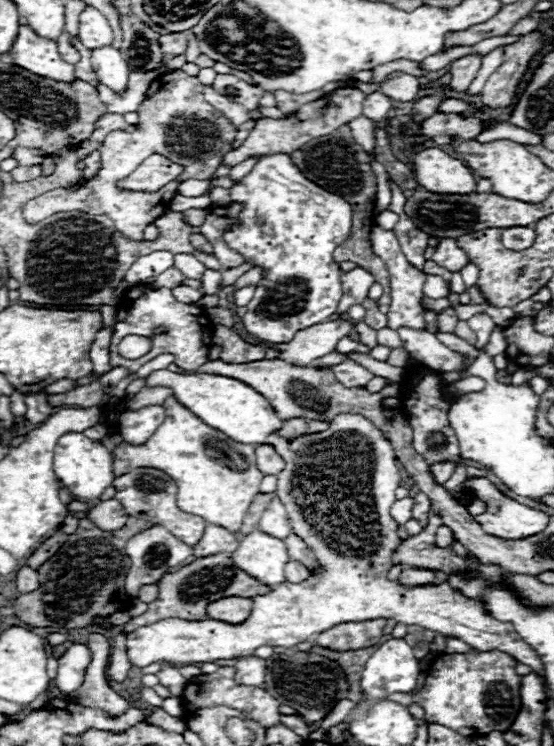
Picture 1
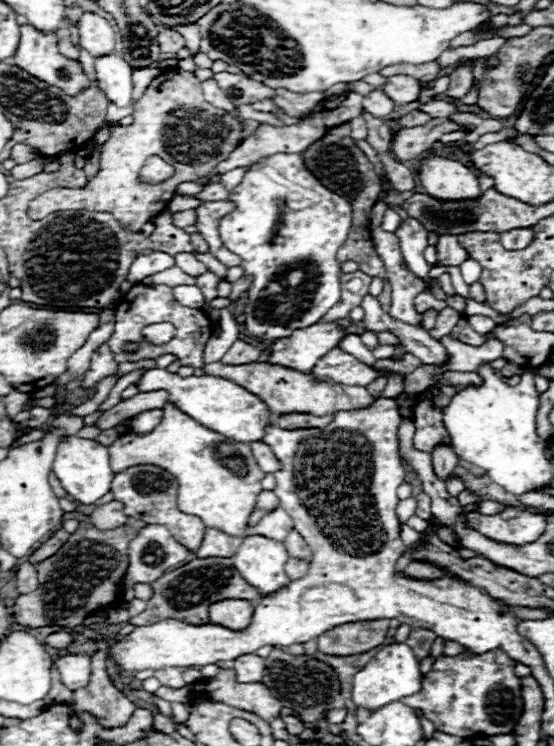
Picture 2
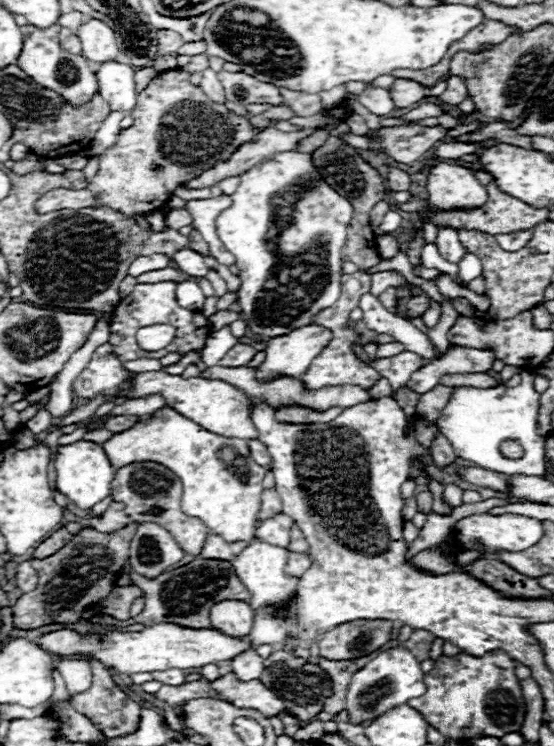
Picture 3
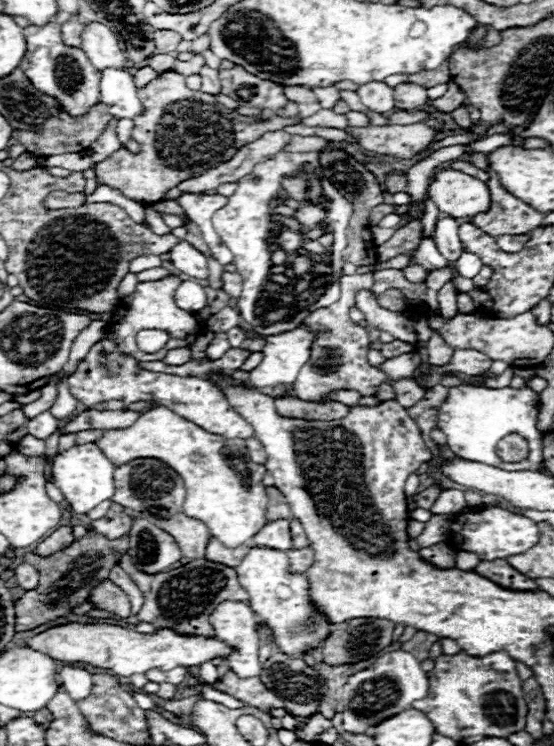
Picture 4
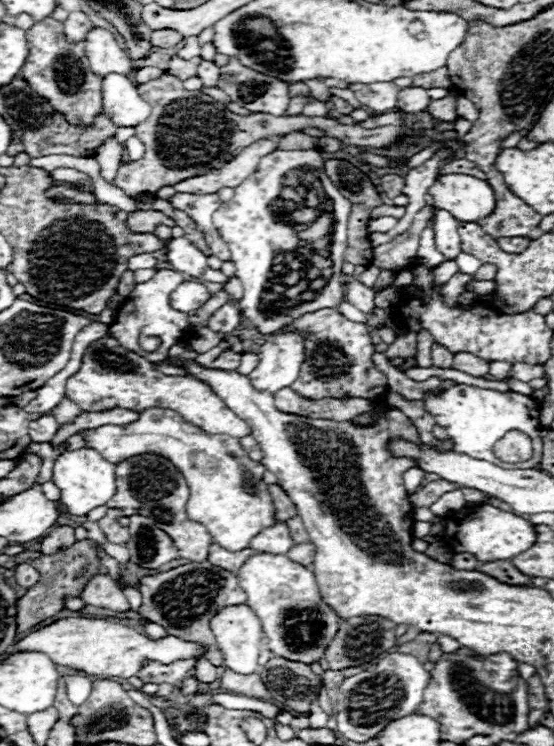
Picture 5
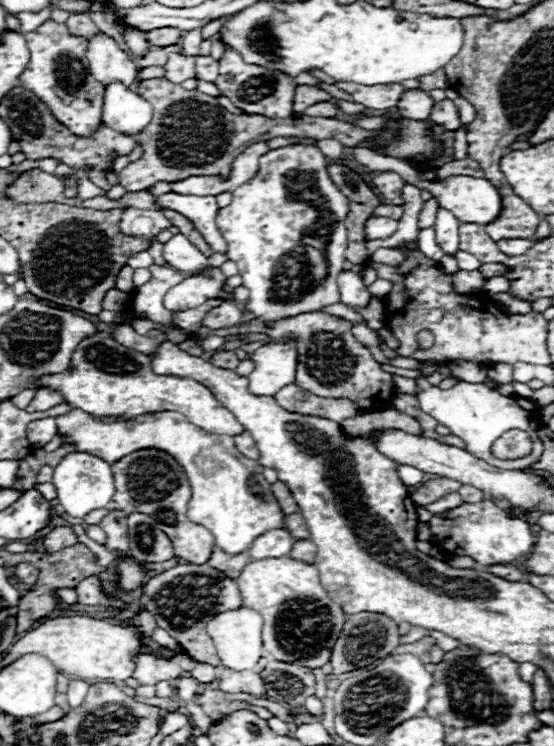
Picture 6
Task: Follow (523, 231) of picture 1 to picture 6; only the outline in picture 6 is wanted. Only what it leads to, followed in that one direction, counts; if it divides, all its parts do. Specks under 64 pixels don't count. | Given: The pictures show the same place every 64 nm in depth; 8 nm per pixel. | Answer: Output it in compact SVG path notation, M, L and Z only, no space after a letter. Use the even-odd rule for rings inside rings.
M512 238L512 240L498 240L496 242L500 252L504 252L506 256L520 256L524 254L528 248L532 248L532 240L520 240L520 238Z

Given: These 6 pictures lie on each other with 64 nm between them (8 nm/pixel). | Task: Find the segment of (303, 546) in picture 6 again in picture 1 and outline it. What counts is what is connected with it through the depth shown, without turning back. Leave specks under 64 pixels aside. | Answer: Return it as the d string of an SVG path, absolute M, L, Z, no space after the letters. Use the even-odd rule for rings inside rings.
M290 560L286 566L284 566L284 574L286 574L286 580L288 582L302 582L308 578L308 568L304 568L304 564L296 564L294 560Z

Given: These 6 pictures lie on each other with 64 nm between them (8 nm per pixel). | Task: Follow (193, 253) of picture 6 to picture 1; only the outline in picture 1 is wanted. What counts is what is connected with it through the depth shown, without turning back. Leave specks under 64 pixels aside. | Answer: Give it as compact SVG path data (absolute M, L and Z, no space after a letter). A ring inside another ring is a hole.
M176 254L174 256L174 266L188 278L194 278L194 280L200 280L206 266L202 262L198 262L192 254Z

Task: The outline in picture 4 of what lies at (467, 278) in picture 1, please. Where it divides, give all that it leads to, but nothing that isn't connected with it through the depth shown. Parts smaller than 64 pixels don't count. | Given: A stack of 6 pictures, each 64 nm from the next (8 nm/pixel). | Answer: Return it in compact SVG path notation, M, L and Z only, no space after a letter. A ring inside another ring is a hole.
M464 252L464 256L460 256L460 260L456 260L454 264L458 268L458 274L464 278L474 278L480 272L480 268L484 266L478 256L468 254L468 252Z

